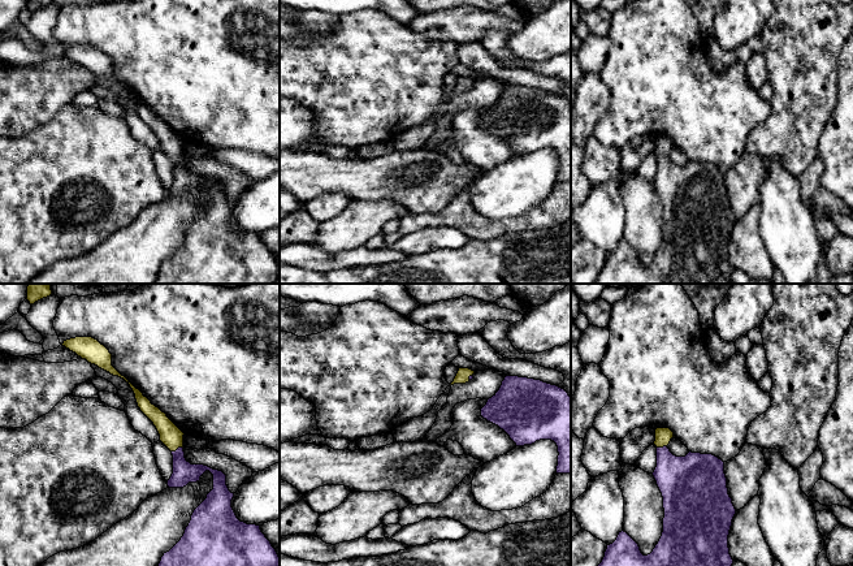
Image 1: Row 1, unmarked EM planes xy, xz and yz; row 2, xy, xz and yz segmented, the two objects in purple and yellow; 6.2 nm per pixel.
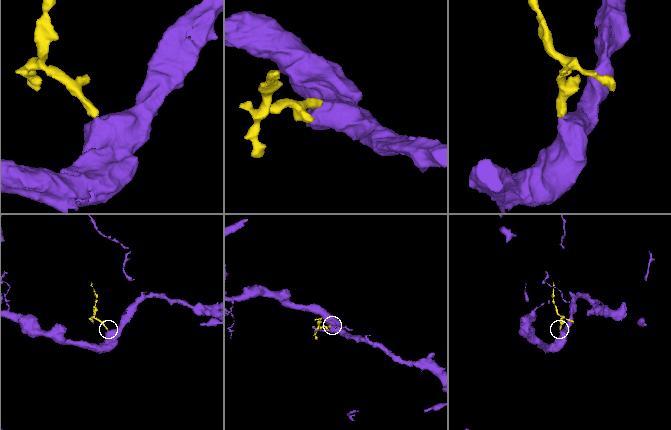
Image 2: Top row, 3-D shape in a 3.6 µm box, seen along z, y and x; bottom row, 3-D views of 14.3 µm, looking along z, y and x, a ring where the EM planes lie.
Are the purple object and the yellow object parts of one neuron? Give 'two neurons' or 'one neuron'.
one neuron

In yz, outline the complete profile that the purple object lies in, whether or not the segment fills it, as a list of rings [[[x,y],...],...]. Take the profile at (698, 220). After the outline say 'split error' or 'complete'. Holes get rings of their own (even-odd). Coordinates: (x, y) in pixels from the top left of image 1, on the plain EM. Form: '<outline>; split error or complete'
[[[657,137],[657,176],[653,185],[663,206],[663,241],[648,264],[644,264],[638,252],[624,239],[607,254],[605,265],[594,284],[729,284],[733,268],[729,263],[728,243],[736,217],[728,203],[724,170],[713,163],[689,160],[685,165],[674,164],[667,154],[675,146],[670,137]]]; split error

